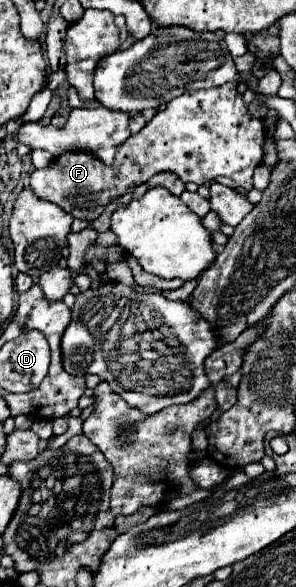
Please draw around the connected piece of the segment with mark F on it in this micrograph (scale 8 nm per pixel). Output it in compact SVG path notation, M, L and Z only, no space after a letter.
M223 84L207 92L189 92L171 100L147 126L125 140L113 166L105 166L91 152L63 152L47 168L29 176L35 196L49 200L73 214L73 218L95 220L103 206L127 192L131 184L143 184L157 172L175 172L183 182L205 184L219 176L231 178L239 188L251 190L251 176L263 158L265 128L261 120L249 118L237 84Z

